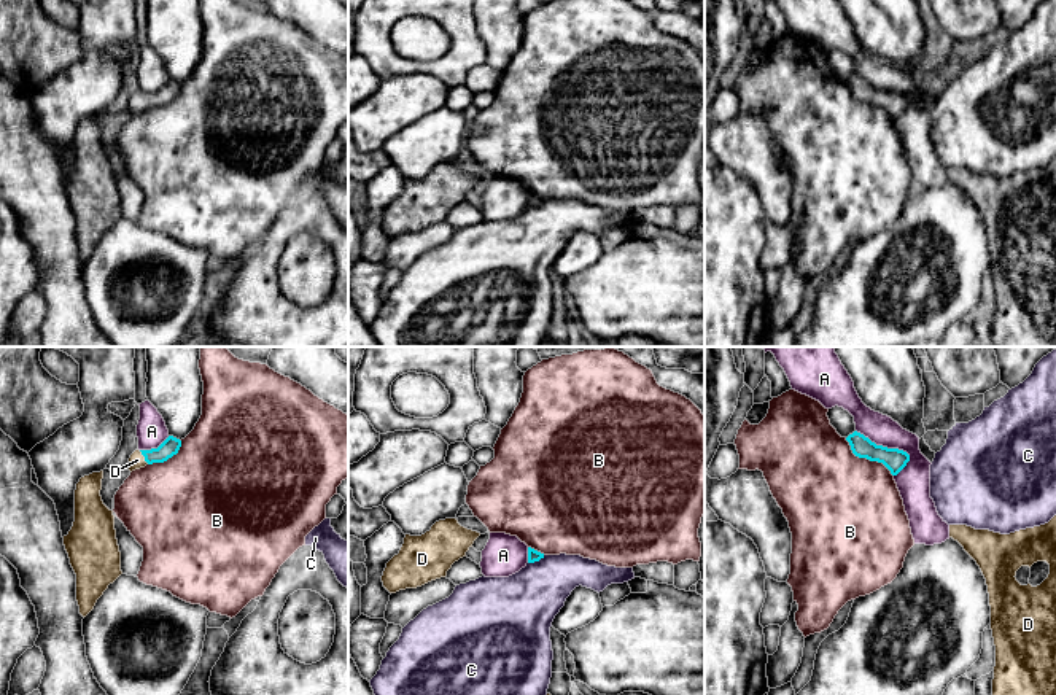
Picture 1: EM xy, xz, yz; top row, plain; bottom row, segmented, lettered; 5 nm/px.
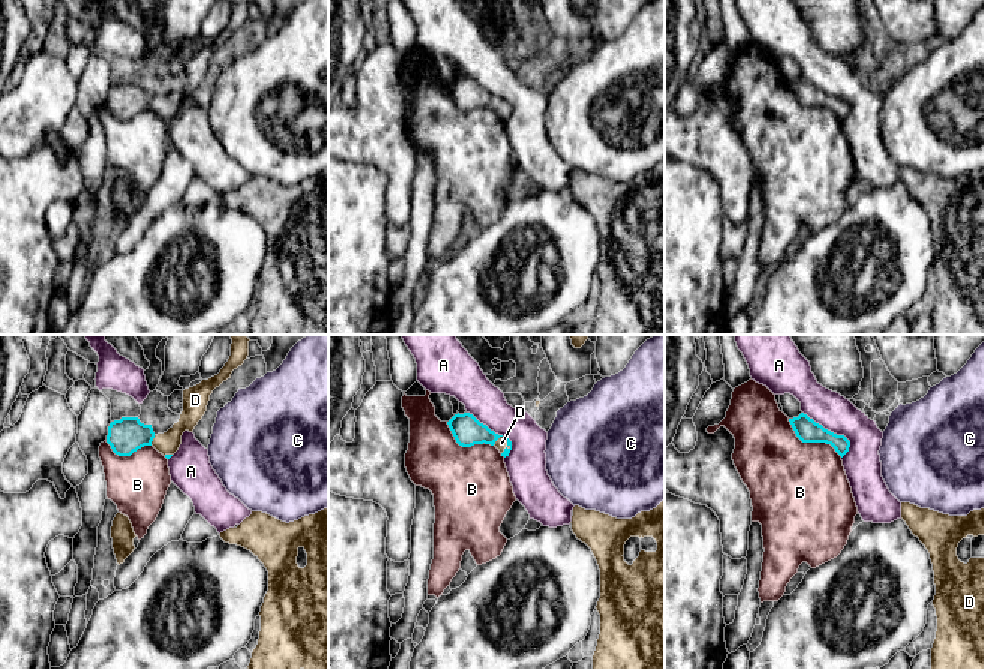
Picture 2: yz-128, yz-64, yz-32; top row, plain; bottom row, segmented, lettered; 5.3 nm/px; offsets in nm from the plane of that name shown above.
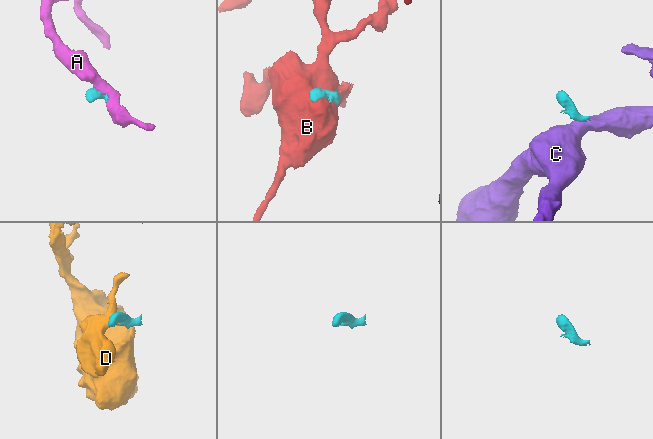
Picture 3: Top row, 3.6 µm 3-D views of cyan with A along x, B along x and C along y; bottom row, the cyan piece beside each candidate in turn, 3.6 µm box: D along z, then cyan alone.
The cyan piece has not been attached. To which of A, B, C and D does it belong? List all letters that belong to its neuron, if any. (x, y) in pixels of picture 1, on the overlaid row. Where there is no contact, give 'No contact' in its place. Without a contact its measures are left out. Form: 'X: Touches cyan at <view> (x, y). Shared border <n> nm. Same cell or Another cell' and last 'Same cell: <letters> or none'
A: Touches cyan at yz (885, 447). Shared border 320 nm. Another cell
B: Touches cyan at yz (867, 458). Shared border 320 nm. Another cell
C: Touches cyan at xz (536, 560). Shared border 100 nm. Another cell
D: Touches cyan at xy (143, 455). Shared border 90 nm. Same cell
Same cell: D

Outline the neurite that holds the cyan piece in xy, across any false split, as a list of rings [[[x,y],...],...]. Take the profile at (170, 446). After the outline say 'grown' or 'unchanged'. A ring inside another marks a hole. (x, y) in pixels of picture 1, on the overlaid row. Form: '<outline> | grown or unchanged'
[[[169,436],[157,448],[135,450],[129,458],[129,471],[145,468],[153,463],[164,463],[178,453],[181,441]]] | grown

